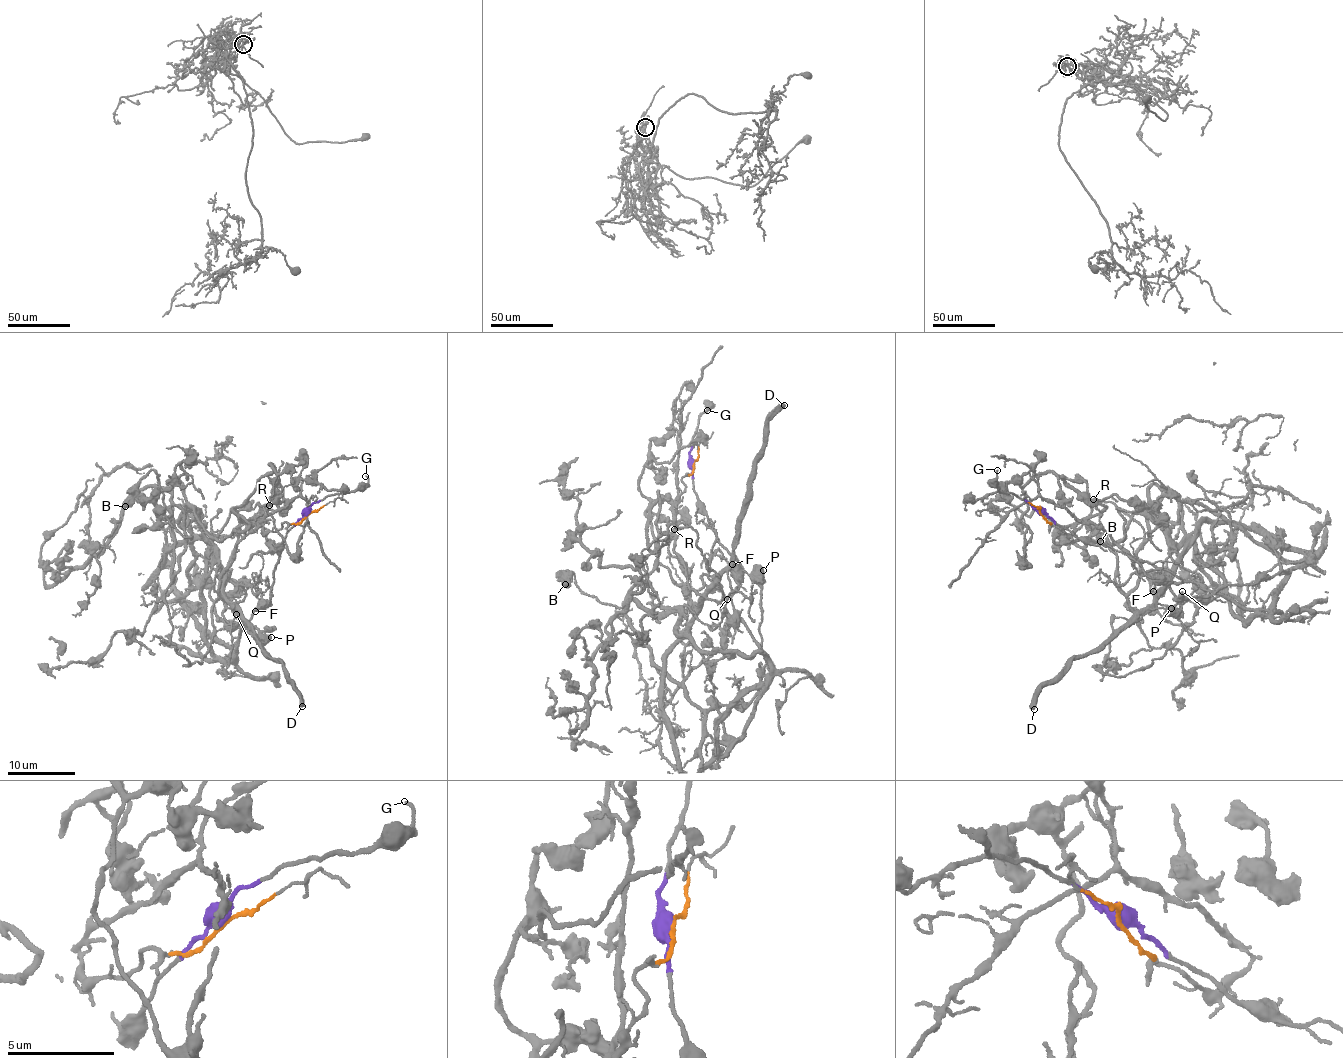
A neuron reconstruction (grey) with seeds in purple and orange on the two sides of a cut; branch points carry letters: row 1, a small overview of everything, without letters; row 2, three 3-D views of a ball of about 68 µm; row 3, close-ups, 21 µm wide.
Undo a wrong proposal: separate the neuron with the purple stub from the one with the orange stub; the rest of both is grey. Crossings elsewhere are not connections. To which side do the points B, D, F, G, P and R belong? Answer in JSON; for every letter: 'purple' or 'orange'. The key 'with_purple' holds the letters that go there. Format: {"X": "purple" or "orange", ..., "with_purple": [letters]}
{"B": "orange", "D": "purple", "F": "purple", "G": "purple", "P": "purple", "R": "orange", "with_purple": ["D", "F", "G", "P"]}

